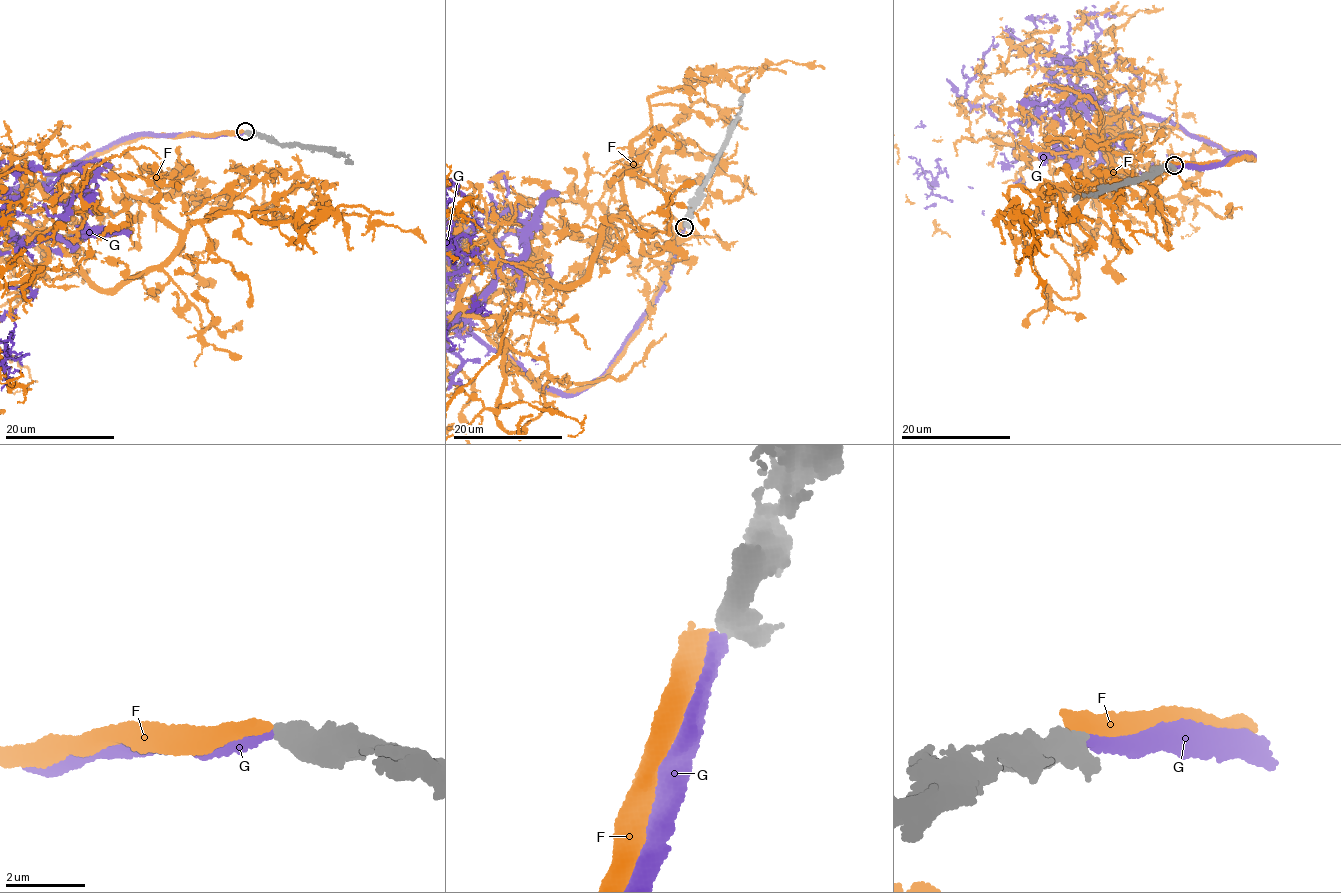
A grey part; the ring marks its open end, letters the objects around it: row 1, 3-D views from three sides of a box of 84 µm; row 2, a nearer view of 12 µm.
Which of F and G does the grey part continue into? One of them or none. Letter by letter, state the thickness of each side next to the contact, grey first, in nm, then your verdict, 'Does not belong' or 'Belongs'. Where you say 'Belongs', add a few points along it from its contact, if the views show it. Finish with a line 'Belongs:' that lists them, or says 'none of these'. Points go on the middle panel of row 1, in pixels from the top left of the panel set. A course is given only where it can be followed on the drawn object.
F: Thickness 440 nm (grey) against 420 nm. Belongs. Its course: (683, 226), (591, 384), (545, 392), (464, 313), (526, 263), (547, 291), (585, 276), (648, 98), (824, 69)
G: Thickness 440 nm (grey) against 320 nm. Does not belong
Belongs: F

